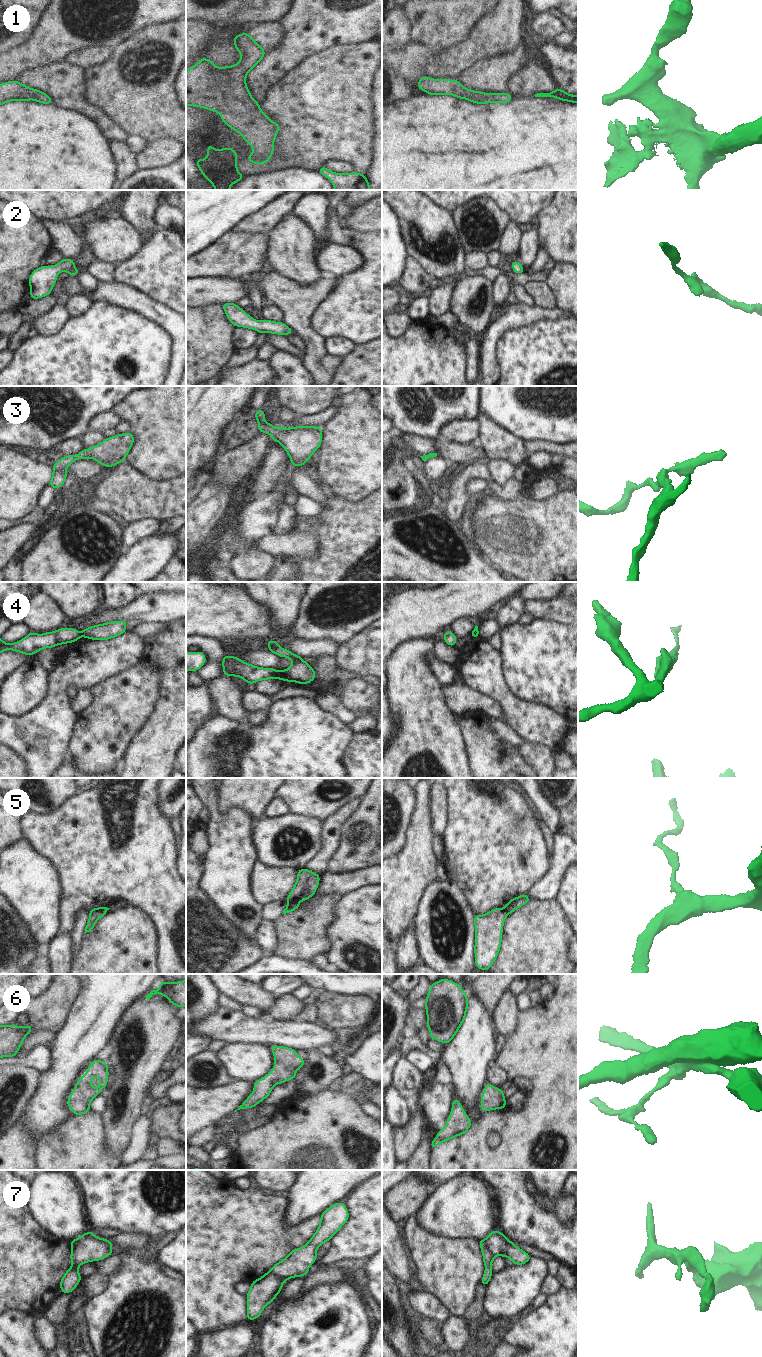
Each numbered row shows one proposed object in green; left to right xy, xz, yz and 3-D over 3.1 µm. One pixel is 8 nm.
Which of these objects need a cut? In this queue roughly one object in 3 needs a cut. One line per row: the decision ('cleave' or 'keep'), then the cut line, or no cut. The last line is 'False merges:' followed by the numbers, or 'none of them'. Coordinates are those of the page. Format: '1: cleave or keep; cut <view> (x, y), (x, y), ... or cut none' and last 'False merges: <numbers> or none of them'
1: keep; cut none
2: keep; cut none
3: keep; cut none
4: cleave; cut xz (277, 671), (274, 677)
5: cleave; cut xz (299, 902), (288, 903)
6: keep; cut none
7: cleave; cut yz (485, 1239), (486, 1246), (494, 1257)
False merges: 4, 5, 7

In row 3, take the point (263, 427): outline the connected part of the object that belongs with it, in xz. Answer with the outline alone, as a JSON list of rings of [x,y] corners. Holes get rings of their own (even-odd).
[[[259,409],[254,414],[258,421],[259,431],[270,434],[272,440],[282,445],[295,467],[306,464],[311,455],[319,449],[322,443],[321,427],[297,426],[276,429],[273,424],[263,421],[265,419],[263,409]]]

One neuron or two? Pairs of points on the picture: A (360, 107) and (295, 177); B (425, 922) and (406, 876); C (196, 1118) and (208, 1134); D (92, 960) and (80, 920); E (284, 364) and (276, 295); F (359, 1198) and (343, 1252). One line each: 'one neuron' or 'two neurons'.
A: two neurons
B: two neurons
C: two neurons
D: two neurons
E: two neurons
F: one neuron

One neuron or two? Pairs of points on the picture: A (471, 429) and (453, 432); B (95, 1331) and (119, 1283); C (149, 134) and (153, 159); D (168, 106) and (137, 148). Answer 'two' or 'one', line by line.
A: one
B: one
C: two
D: two

